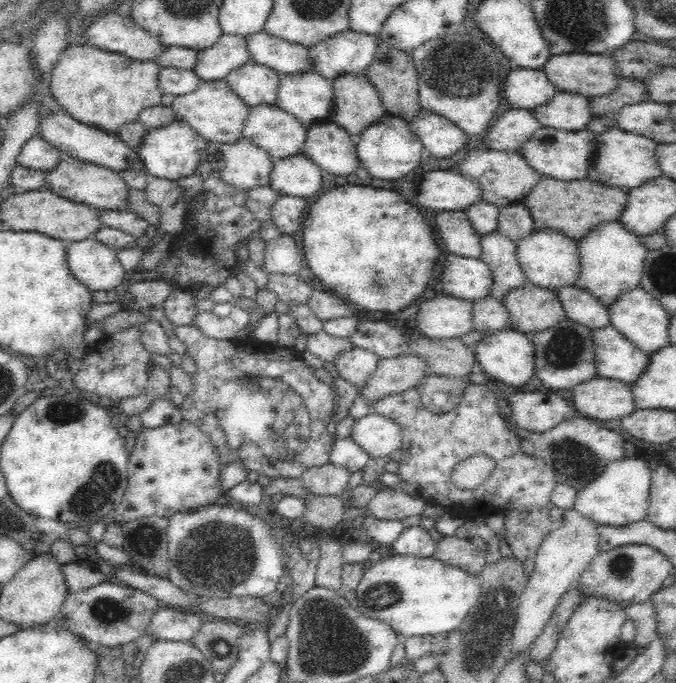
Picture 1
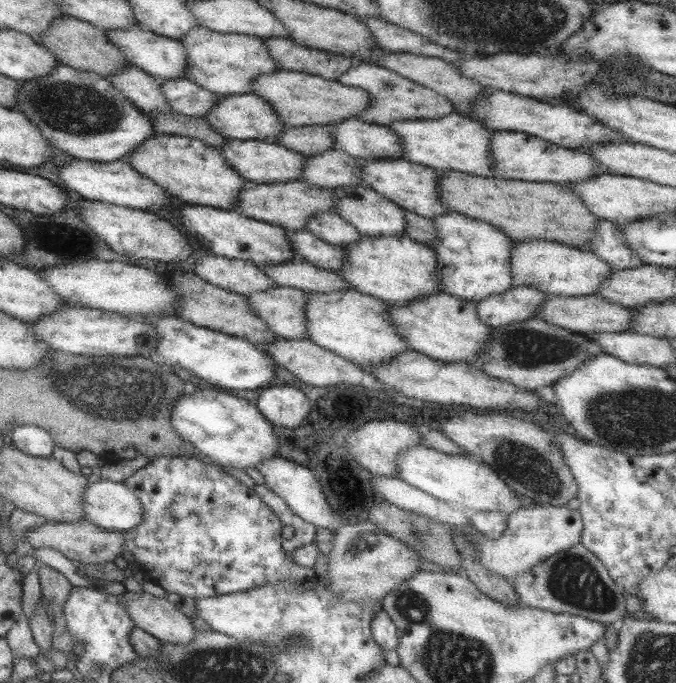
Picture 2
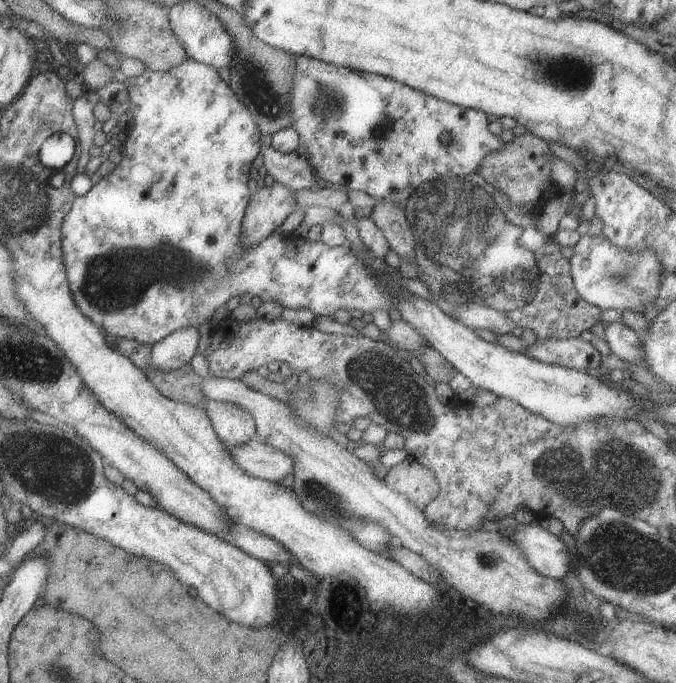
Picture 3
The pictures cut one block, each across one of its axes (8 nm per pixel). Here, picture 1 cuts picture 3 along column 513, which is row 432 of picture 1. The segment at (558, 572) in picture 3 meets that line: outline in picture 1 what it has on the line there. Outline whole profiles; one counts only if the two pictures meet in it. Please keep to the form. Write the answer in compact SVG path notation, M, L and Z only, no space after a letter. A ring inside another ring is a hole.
M518 390L518 394L510 396L510 408L516 426L532 432L534 438L572 418L574 412L574 406L554 392L542 394Z

